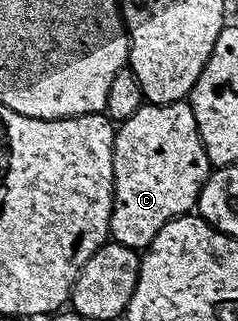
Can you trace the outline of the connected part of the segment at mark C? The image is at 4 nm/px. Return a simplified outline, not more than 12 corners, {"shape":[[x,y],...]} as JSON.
{"shape":[[188,100],[113,134],[112,240],[144,250],[210,172]]}

